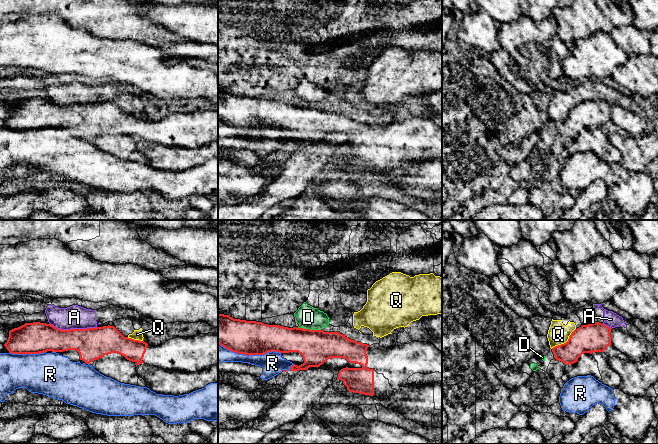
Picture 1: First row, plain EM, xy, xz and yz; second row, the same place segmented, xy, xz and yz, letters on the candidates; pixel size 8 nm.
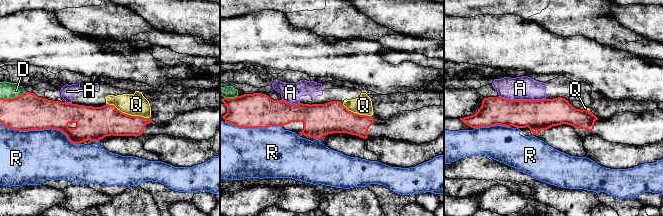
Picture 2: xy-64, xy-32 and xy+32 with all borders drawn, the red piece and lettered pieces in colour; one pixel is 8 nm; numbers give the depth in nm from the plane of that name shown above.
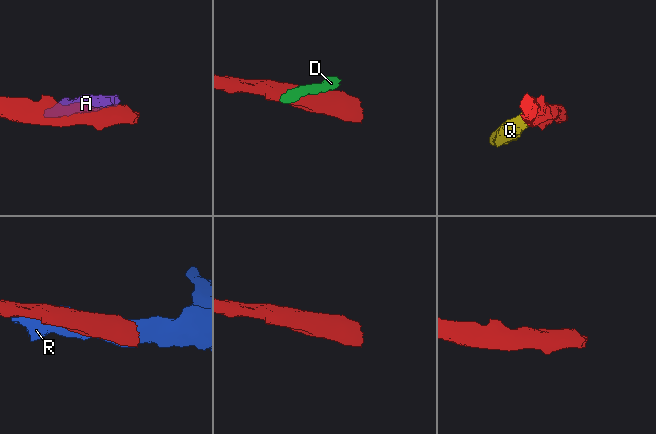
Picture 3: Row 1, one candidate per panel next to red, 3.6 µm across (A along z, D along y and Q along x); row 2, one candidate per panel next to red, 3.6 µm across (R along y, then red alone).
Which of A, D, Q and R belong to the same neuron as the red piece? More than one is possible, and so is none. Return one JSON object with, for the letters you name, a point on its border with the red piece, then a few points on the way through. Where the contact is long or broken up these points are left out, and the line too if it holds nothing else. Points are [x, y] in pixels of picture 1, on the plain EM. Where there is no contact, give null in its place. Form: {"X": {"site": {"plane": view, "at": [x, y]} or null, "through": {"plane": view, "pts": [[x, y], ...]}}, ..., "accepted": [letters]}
{"accepted": []}

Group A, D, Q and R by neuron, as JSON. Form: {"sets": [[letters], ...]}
{"sets": [["A", "Q"], ["D"], ["R"]]}

